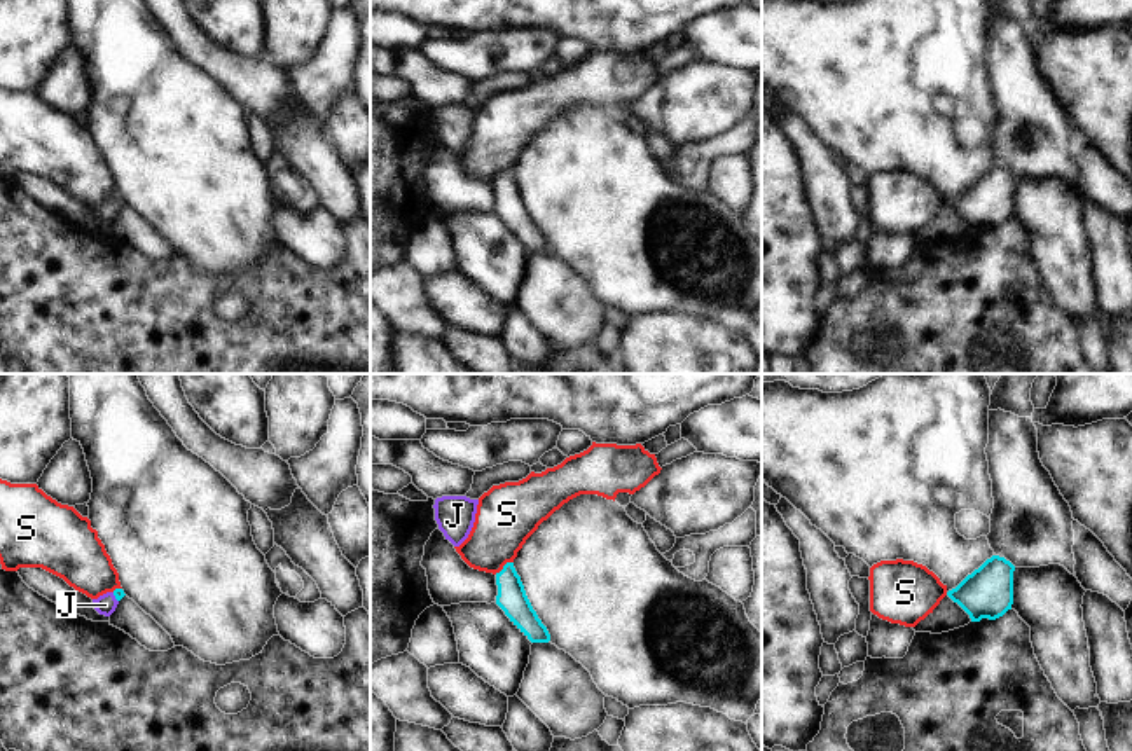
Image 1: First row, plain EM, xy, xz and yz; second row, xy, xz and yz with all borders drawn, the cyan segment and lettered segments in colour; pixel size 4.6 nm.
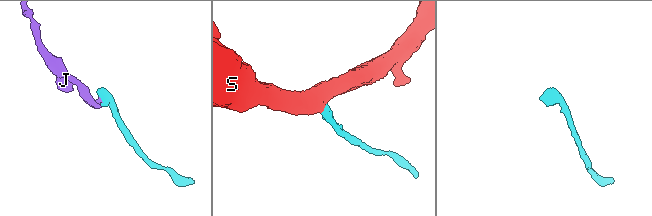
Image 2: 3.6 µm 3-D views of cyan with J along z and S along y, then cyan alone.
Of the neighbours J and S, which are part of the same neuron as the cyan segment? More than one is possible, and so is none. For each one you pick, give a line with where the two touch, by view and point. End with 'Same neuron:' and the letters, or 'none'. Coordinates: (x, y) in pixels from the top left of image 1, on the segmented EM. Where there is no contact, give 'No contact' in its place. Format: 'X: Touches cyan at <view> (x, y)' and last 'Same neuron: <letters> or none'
J: Touches cyan at xy (116, 598)
Same neuron: J

